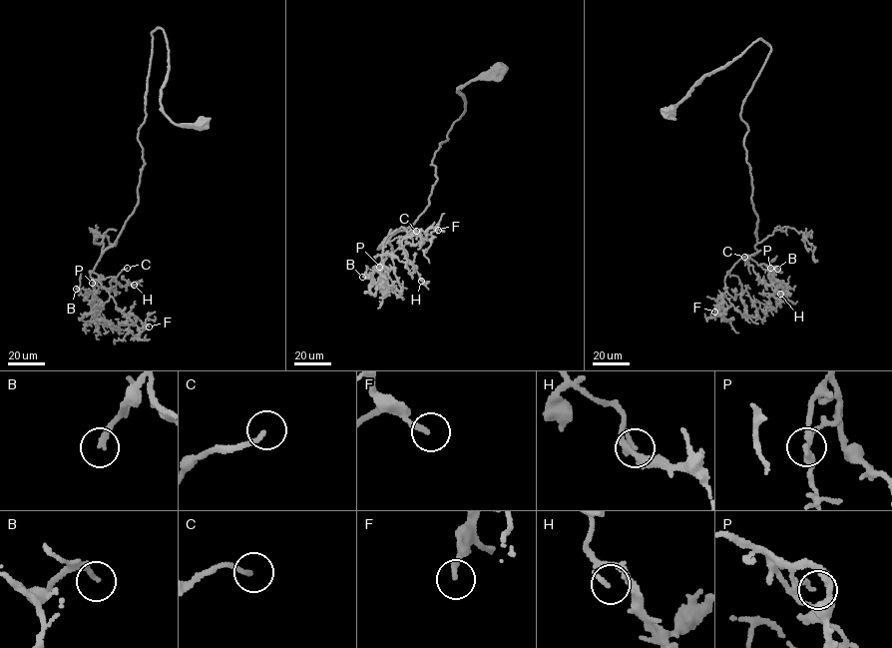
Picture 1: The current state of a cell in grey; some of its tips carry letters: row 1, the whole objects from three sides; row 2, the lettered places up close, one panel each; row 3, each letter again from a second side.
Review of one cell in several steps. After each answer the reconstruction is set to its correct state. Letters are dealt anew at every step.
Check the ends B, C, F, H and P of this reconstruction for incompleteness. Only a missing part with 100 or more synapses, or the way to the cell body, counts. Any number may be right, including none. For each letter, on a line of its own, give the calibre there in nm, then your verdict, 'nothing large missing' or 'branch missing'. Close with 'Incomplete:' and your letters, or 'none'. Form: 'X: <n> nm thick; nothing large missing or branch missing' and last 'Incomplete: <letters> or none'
B: 180 nm thick; branch missing
C: 150 nm thick; branch missing
F: 180 nm thick; nothing large missing
H: 140 nm thick; nothing large missing
P: 130 nm thick; nothing large missing
Incomplete: B, C

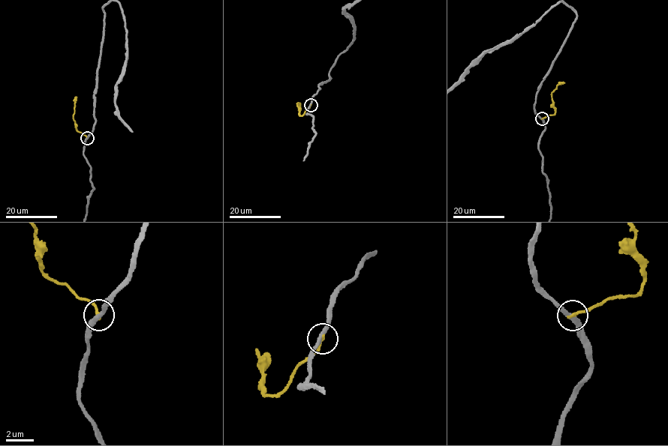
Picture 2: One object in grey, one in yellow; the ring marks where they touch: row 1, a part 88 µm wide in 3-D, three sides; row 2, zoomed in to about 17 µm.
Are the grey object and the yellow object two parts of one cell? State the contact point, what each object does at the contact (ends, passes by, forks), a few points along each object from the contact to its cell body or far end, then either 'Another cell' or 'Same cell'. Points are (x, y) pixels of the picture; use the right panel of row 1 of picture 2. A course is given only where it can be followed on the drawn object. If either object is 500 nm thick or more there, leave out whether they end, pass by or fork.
Place: (542, 118). At the ring grey passes by. At the ring yellow ends. Course of grey: (542, 118), (534, 109), (536, 92), (576, 16), (561, 1), (510, 43), (484, 54). Course of yellow: (542, 118), (555, 113), (552, 92), (558, 85), (564, 82). Another cell

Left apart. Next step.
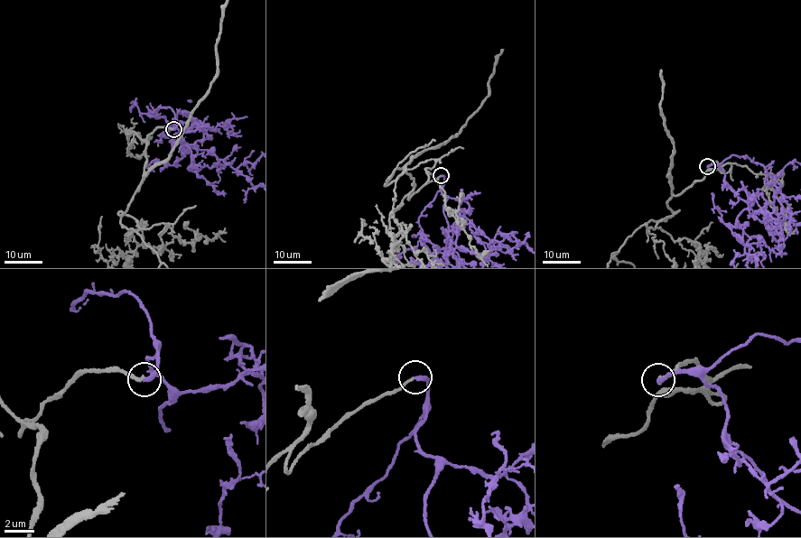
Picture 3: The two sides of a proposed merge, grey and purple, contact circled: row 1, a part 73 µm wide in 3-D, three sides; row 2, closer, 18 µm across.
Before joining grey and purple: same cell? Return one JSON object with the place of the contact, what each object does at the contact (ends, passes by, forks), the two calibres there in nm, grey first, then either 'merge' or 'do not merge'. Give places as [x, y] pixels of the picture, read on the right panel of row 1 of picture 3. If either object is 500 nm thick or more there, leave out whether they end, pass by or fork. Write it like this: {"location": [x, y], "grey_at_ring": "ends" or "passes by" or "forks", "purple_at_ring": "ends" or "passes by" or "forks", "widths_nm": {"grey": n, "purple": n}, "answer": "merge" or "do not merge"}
{"location": [707, 166], "grey_at_ring": "ends", "purple_at_ring": "ends", "widths_nm": {"grey": 180, "purple": 260}, "answer": "merge"}

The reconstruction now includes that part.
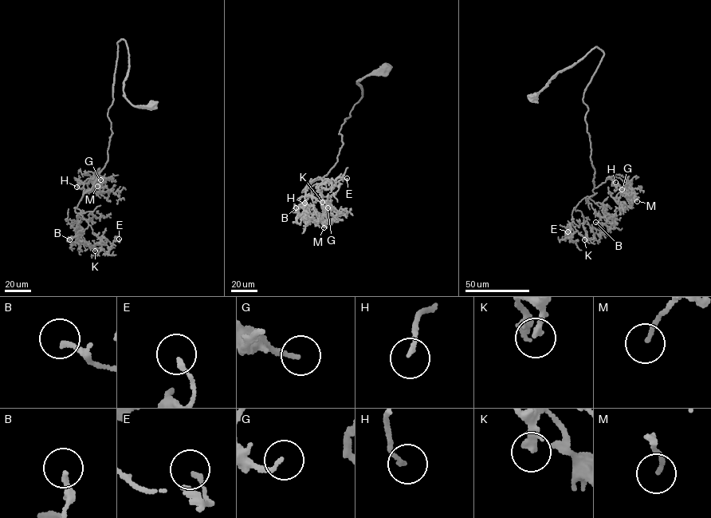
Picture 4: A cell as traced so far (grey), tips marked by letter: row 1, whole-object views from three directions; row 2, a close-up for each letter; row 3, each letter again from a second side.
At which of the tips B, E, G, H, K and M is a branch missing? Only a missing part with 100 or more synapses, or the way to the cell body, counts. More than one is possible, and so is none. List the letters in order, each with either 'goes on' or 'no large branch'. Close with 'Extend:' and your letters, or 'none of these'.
B: no large branch
E: no large branch
G: no large branch
H: goes on
K: goes on
M: no large branch
Extend: H, K

